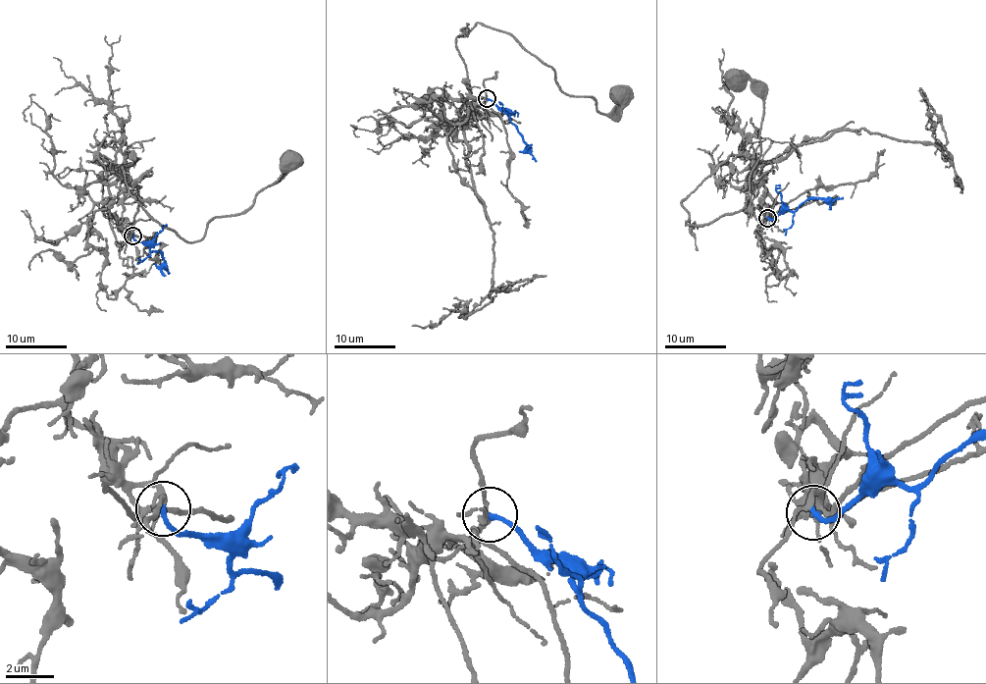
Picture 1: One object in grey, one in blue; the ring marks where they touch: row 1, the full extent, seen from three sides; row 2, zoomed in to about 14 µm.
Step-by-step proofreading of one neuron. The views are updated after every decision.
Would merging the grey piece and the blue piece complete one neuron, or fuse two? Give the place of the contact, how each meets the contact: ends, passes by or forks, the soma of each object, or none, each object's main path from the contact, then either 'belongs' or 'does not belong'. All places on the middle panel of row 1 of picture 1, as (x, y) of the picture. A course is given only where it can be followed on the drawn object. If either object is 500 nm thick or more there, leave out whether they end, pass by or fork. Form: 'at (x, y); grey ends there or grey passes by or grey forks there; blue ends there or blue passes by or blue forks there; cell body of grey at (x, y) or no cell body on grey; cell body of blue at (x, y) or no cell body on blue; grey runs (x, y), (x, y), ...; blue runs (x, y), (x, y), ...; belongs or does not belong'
at (487, 98); grey forks there; blue ends there; cell body of grey at (619, 94); no cell body on blue; grey runs (487, 99), (452, 125), (471, 88), (456, 38), (479, 23), (602, 114), (617, 93); blue runs (487, 98), (508, 114), (527, 145), (527, 151), (536, 161); belongs

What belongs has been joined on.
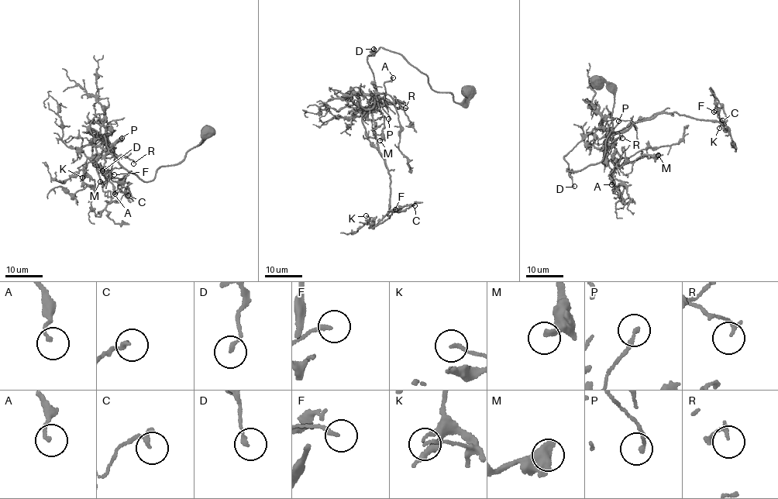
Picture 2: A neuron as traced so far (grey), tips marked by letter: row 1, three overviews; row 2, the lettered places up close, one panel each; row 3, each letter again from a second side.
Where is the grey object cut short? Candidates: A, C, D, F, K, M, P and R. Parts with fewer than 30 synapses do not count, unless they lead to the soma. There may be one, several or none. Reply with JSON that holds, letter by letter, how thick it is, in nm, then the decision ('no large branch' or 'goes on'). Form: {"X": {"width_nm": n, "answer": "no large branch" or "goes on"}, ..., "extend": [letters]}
{"A": {"width_nm": 130, "answer": "no large branch"}, "C": {"width_nm": 180, "answer": "no large branch"}, "D": {"width_nm": 170, "answer": "no large branch"}, "F": {"width_nm": 170, "answer": "no large branch"}, "K": {"width_nm": 120, "answer": "no large branch"}, "M": {"width_nm": 280, "answer": "no large branch"}, "P": {"width_nm": 170, "answer": "no large branch"}, "R": {"width_nm": 150, "answer": "no large branch"}, "extend": []}

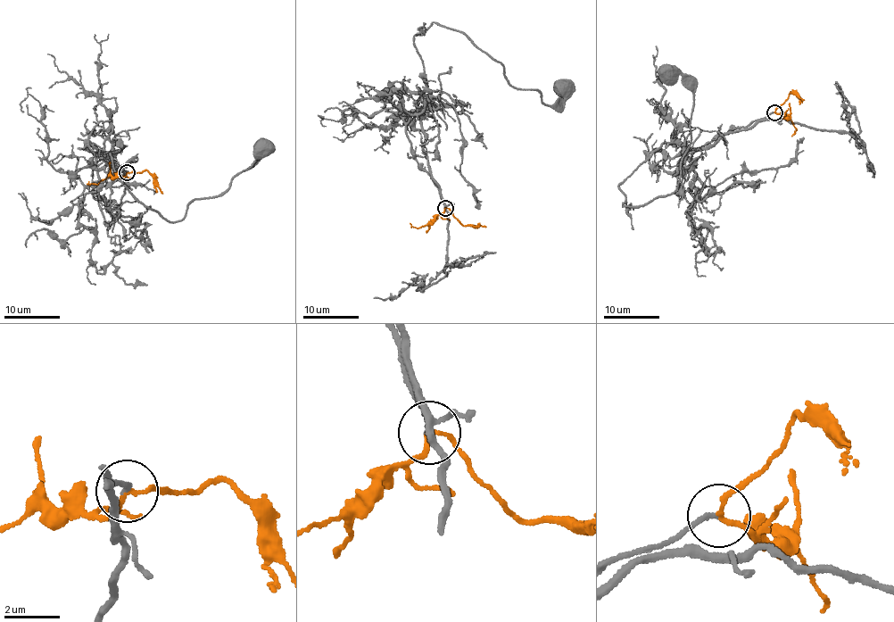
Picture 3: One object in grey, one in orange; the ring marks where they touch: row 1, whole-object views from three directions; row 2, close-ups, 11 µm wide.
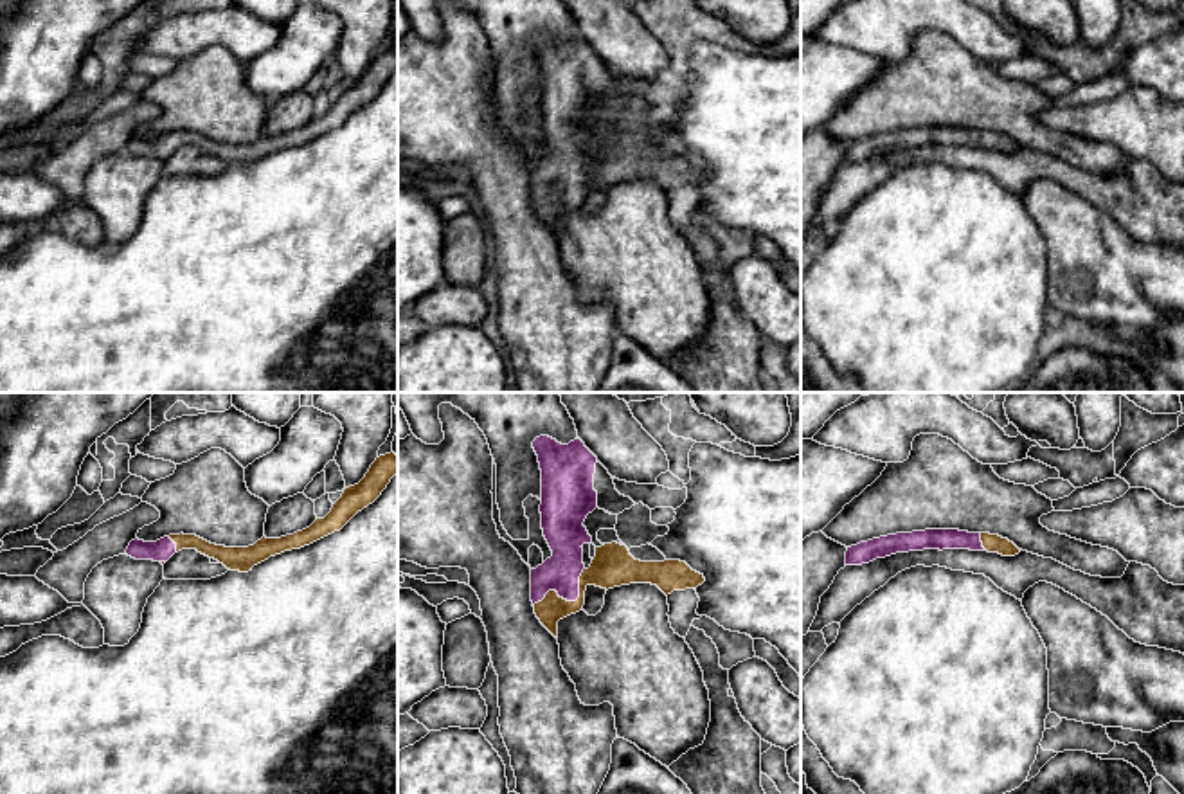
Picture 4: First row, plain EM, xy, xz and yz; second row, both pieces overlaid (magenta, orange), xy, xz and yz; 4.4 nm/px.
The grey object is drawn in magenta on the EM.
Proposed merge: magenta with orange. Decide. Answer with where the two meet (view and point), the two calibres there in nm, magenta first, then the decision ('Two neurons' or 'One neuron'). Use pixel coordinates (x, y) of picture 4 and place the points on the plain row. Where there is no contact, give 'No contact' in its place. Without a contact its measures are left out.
Touches magenta at xz (569, 197). Thickness 170 nm (magenta) against 190 nm. One neuron

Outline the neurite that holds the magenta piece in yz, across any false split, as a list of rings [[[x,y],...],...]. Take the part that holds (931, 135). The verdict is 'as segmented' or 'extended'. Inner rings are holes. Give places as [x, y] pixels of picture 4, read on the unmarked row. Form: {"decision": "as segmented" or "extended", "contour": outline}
{"decision": "extended", "contour": [[[925,126],[887,131],[851,142],[846,148],[846,162],[862,162],[896,149],[923,146],[970,146],[999,149],[1002,153],[1015,153],[1020,149],[1013,139],[999,131],[968,130],[959,126]]]}

